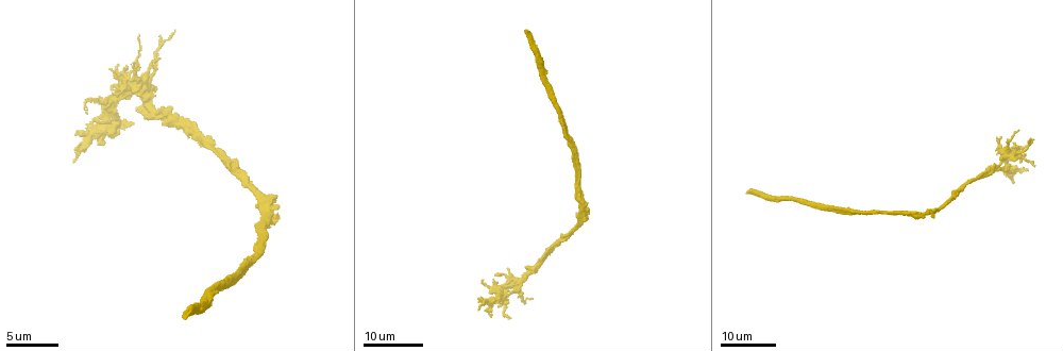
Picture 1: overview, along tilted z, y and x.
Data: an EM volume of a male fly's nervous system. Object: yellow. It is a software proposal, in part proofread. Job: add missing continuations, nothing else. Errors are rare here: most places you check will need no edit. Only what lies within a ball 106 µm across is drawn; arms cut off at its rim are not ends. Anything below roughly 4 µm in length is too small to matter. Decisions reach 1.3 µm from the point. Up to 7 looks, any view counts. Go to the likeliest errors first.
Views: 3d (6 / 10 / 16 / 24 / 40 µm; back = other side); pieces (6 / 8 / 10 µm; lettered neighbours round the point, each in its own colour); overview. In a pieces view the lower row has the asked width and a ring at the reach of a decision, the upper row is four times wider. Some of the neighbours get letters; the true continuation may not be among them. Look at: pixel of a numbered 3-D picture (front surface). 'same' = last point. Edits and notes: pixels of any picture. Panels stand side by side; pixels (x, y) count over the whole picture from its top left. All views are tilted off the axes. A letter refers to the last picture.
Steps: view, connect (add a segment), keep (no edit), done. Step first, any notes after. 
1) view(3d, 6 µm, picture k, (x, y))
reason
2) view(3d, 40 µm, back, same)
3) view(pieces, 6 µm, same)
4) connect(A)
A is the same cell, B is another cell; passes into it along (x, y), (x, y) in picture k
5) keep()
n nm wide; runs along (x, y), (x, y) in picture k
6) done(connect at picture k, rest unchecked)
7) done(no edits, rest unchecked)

view(3d, 24 µm, picture 1, (138, 107))
branch stops here

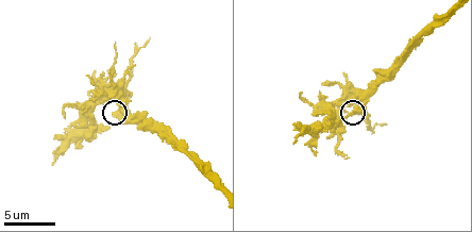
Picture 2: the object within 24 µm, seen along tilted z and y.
view(pieces, 6 µm, picture 2, (112, 113))

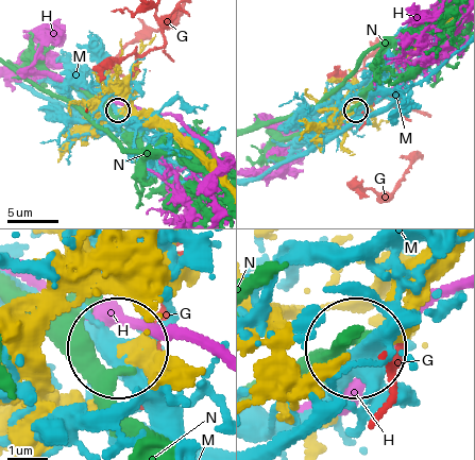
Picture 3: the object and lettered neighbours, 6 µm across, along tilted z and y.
keep()
G, H, M and N are other cells; runs along (457, 259), (362, 343) in picture 3; none of them fits

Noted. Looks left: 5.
view(pieces, 6 µm, picture 2, (293, 142))
long arm stops here

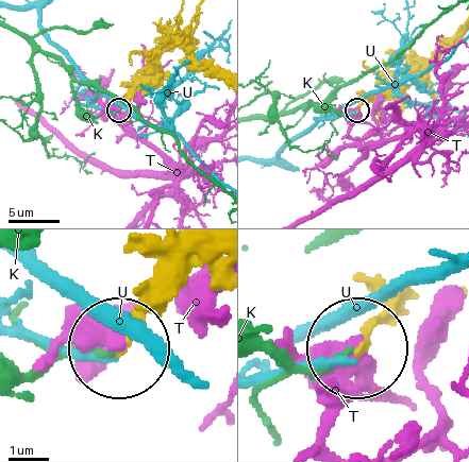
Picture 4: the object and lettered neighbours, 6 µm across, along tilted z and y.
keep()
K, T and U are other cells; runs along (219, 79), (169, 48), (155, 75), (119, 108) in picture 4; none of them fits

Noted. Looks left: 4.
view(3d, 6 µm, picture 2, (342, 72))

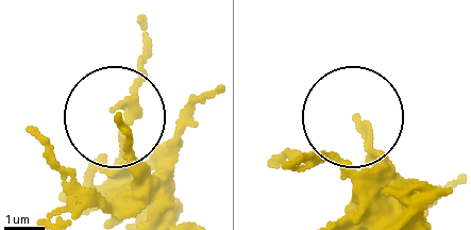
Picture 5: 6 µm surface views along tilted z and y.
view(pieces, 6 µm, picture 5, (117, 117))
see the neighbours

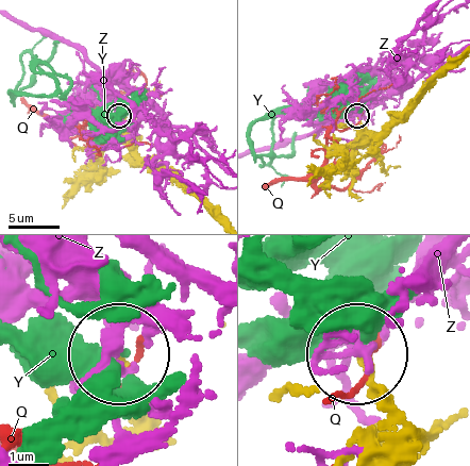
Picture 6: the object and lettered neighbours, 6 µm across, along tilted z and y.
keep()
Q, Y and Z are other cells; none of them fits

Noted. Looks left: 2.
view(3d, 10 µm, picture 2, (348, 159))
thin end

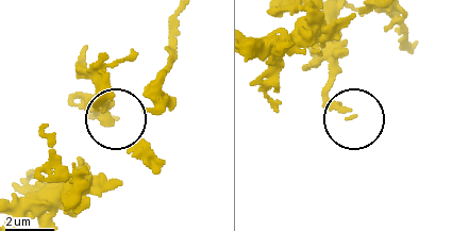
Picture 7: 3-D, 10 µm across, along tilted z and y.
view(pieces, 6 µm, picture 7, (352, 112))
what lies round it

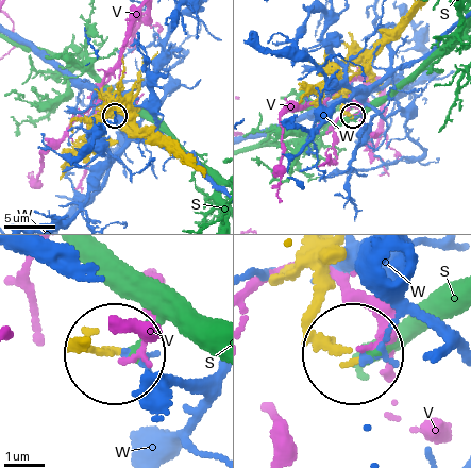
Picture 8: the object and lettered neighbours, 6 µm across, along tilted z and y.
keep()
140 nm wide; S, V and W are other cells; no lettered segment goes on from it

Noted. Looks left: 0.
done(no edits, rest unchecked)

